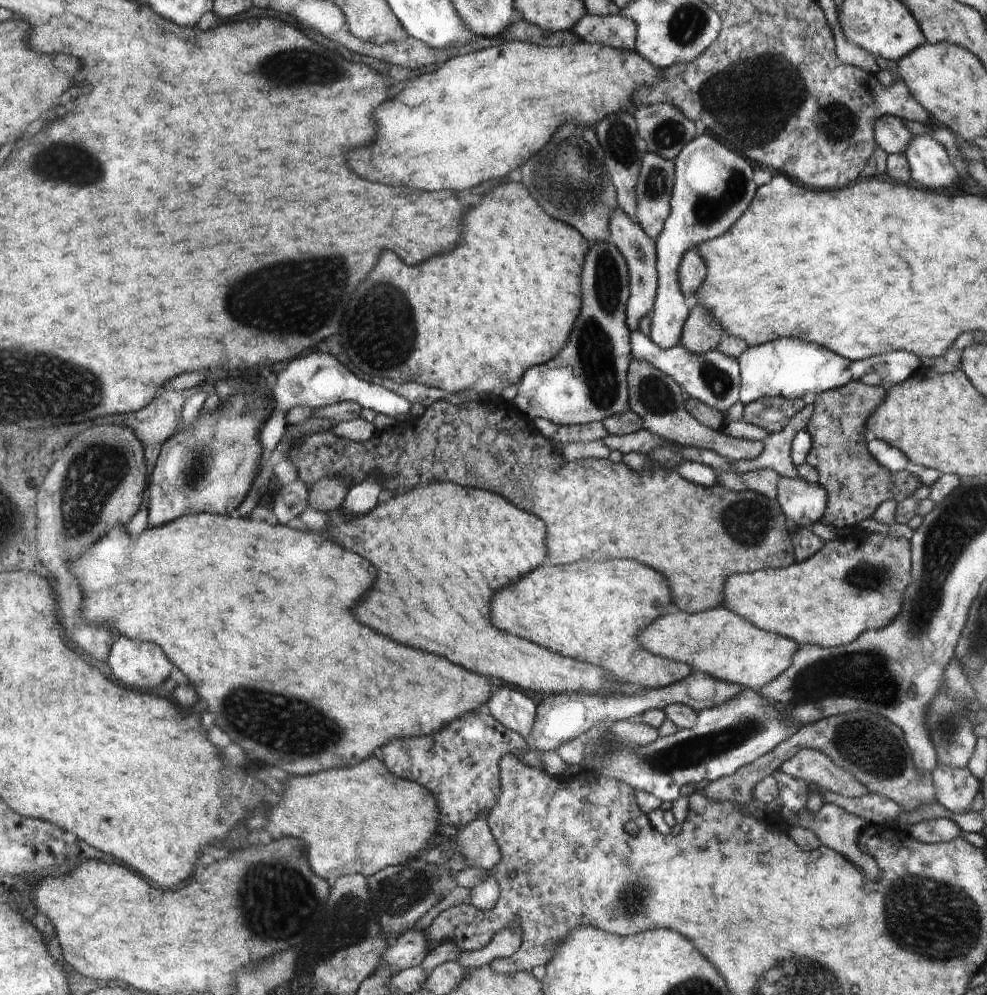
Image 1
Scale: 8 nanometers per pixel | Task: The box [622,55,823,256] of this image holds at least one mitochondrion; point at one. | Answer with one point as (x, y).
(730, 99)

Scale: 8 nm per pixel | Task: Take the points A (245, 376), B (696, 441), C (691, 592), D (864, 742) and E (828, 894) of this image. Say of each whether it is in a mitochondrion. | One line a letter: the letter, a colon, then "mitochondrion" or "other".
A: other
B: other
C: other
D: mitochondrion
E: other

